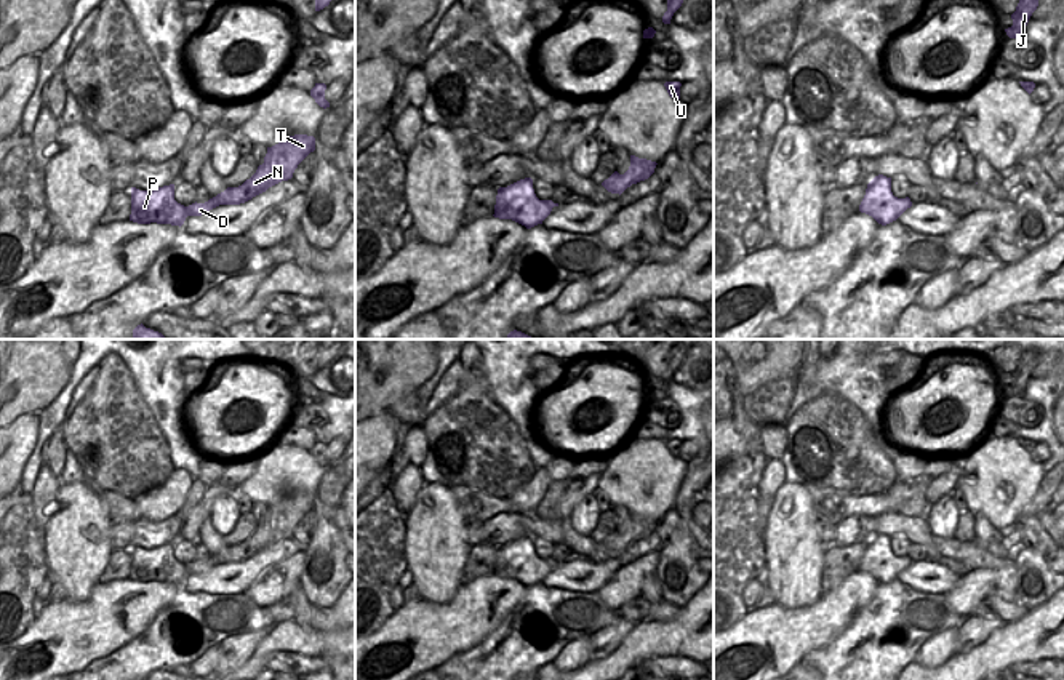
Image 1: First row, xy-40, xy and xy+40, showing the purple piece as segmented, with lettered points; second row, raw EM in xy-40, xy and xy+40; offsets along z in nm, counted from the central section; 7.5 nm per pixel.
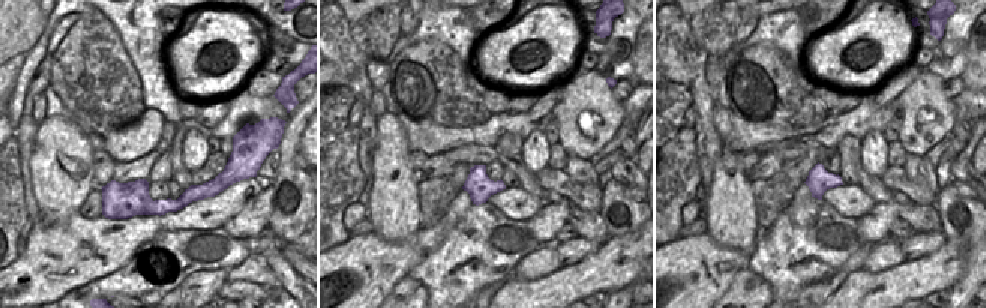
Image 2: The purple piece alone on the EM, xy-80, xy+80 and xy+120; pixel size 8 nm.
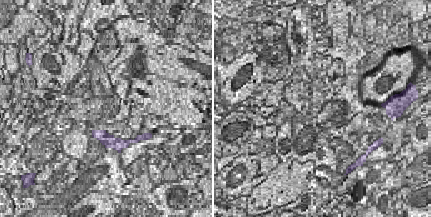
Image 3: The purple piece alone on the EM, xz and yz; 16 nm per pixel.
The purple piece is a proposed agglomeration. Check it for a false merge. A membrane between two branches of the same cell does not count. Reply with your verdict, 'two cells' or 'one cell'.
two cells

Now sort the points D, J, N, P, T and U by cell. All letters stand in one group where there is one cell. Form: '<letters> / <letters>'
D J N T U / P

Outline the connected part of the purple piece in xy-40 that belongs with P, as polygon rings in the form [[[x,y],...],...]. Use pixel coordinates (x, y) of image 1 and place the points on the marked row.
[[[174,184],[155,190],[139,190],[131,187],[131,214],[130,221],[138,224],[171,224],[182,226],[176,214],[184,205],[174,200]]]

